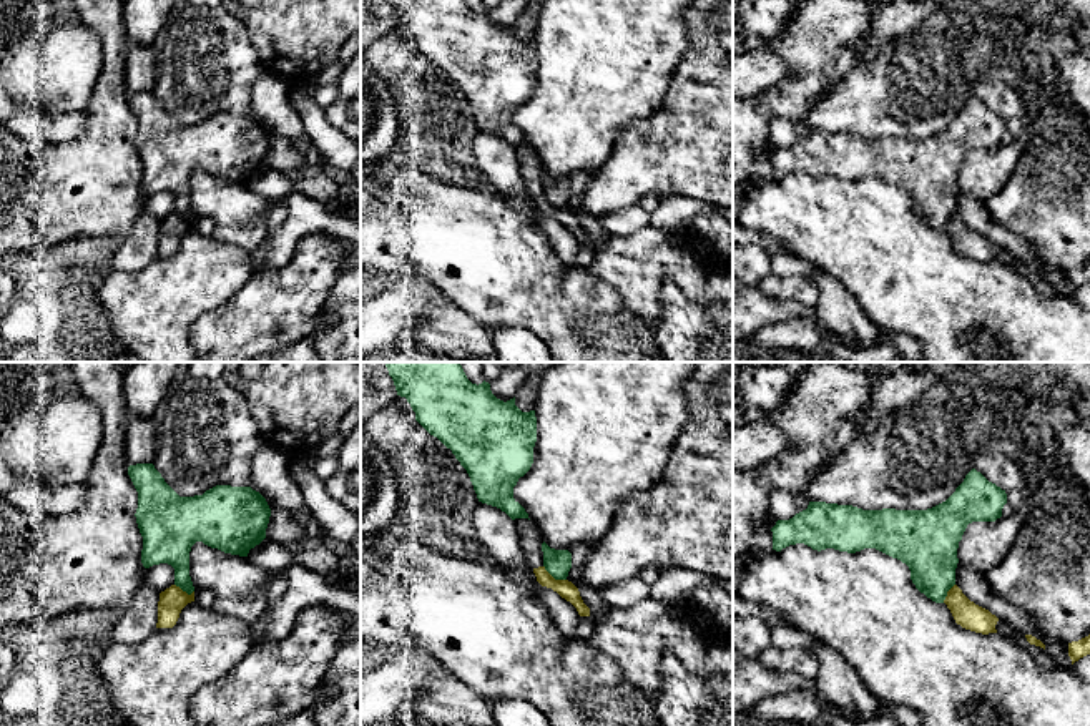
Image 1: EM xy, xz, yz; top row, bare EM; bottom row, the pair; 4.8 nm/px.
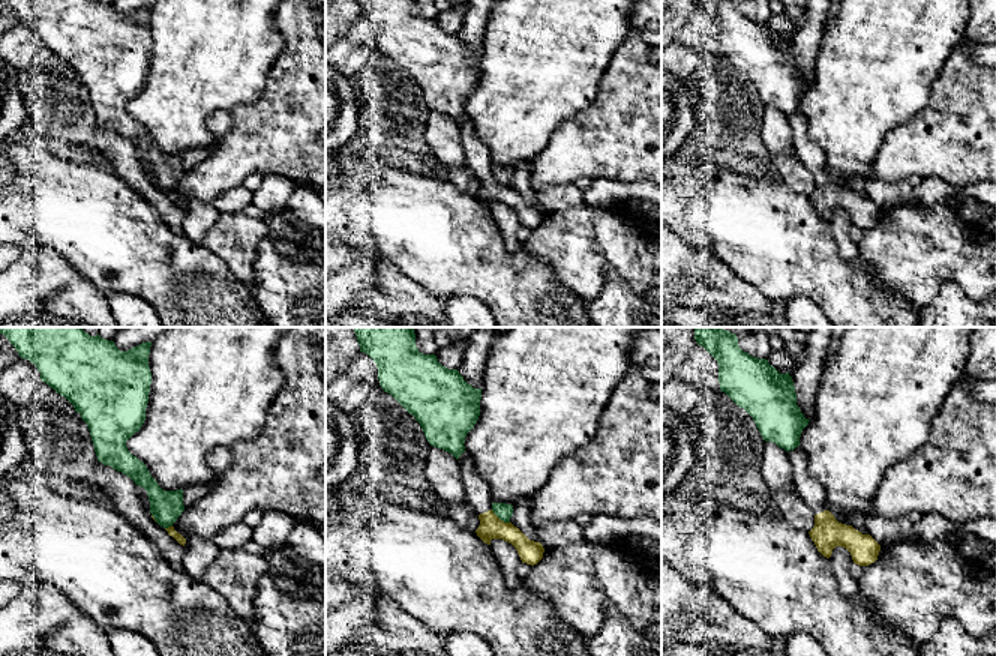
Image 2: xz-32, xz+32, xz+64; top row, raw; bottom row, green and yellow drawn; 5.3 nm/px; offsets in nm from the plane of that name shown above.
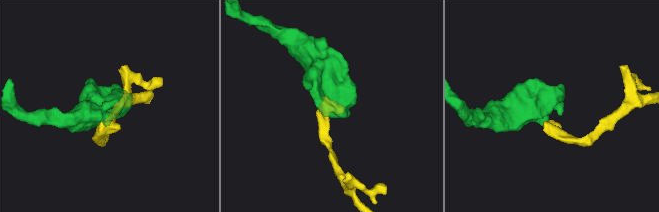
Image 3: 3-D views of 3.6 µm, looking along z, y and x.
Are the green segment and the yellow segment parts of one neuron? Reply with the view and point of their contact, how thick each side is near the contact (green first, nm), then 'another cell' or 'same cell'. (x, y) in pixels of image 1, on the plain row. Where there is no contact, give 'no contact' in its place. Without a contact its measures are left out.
meets green in xz at (554, 205); 130 nm thick on the green side, 90 nm on the other; another cell

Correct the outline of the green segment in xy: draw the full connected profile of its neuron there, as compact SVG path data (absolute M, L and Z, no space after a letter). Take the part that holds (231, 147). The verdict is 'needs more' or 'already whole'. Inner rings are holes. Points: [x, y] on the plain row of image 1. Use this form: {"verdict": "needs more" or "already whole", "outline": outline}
{"verdict": "already whole", "outline": "M153 91L128 95L138 120L136 151L143 164L141 191L145 196L168 191L174 196L174 213L191 223L189 179L196 169L224 181L248 184L249 178L266 166L271 136L266 126L251 115L216 113L203 123L179 125Z"}

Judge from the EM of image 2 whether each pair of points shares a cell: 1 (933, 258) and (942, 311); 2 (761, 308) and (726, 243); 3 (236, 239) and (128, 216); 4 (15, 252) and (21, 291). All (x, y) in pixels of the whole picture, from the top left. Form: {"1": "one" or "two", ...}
{"1": "two", "2": "two", "3": "two", "4": "two"}

